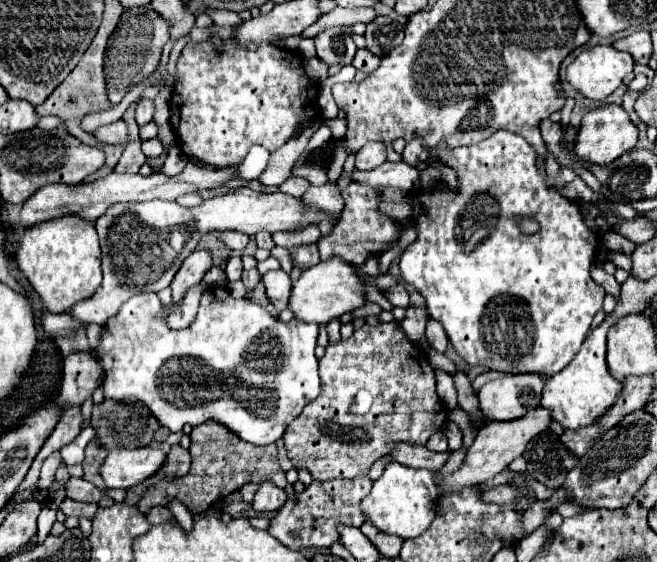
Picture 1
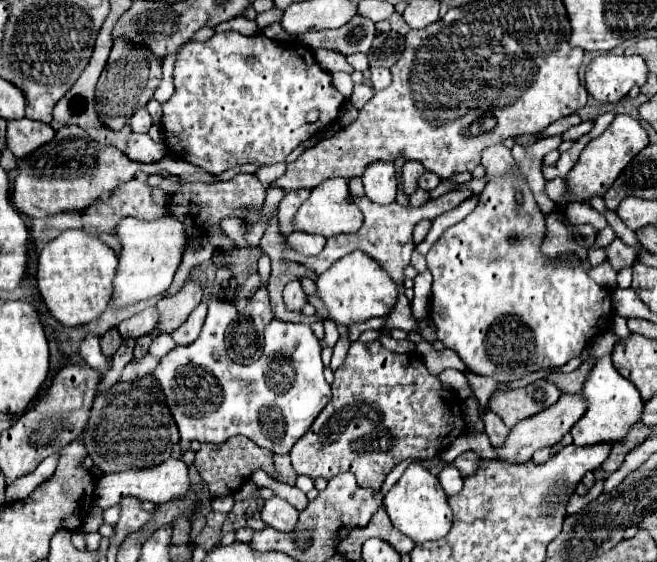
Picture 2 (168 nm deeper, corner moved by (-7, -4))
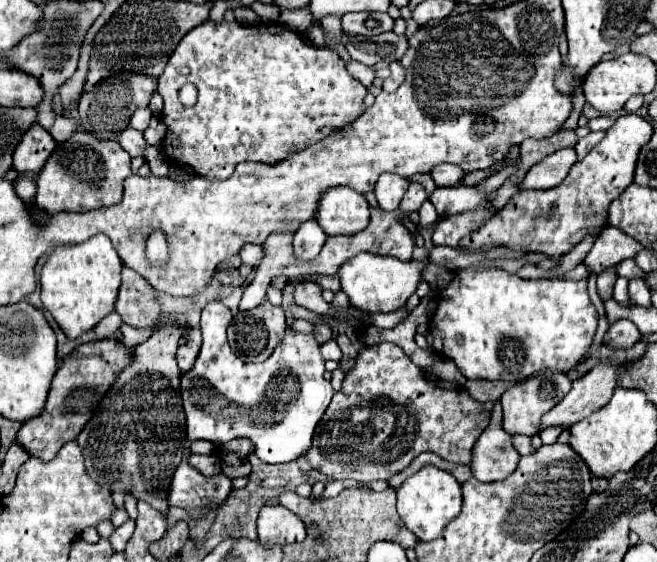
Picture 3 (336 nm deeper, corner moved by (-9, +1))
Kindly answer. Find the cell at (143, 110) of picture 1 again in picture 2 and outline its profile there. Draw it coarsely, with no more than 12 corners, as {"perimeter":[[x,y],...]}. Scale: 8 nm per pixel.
{"perimeter":[[140,109],[130,119],[134,133],[148,133],[152,117],[146,109]]}

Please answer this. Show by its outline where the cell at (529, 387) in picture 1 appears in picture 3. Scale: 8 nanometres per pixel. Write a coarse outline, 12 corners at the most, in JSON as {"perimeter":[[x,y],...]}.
{"perimeter":[[544,372],[502,394],[504,430],[534,436],[544,412],[570,390]]}

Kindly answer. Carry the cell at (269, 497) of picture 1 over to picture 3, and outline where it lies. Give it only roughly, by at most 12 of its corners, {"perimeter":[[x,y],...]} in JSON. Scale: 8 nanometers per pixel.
{"perimeter":[[282,504],[264,506],[258,538],[290,544],[306,538],[306,526]]}

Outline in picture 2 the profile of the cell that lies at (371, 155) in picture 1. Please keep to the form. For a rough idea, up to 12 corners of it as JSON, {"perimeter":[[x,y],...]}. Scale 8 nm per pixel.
{"perimeter":[[394,163],[370,165],[362,177],[366,197],[396,201]]}

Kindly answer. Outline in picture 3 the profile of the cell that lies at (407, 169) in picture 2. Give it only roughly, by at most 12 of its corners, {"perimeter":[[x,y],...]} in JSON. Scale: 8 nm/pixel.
{"perimeter":[[410,182],[400,208],[420,210],[428,198],[424,186]]}

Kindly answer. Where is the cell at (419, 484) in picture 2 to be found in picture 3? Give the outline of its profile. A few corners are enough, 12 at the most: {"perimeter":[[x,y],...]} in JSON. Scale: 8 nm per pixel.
{"perimeter":[[432,464],[396,490],[398,514],[434,540],[460,514],[458,480]]}

